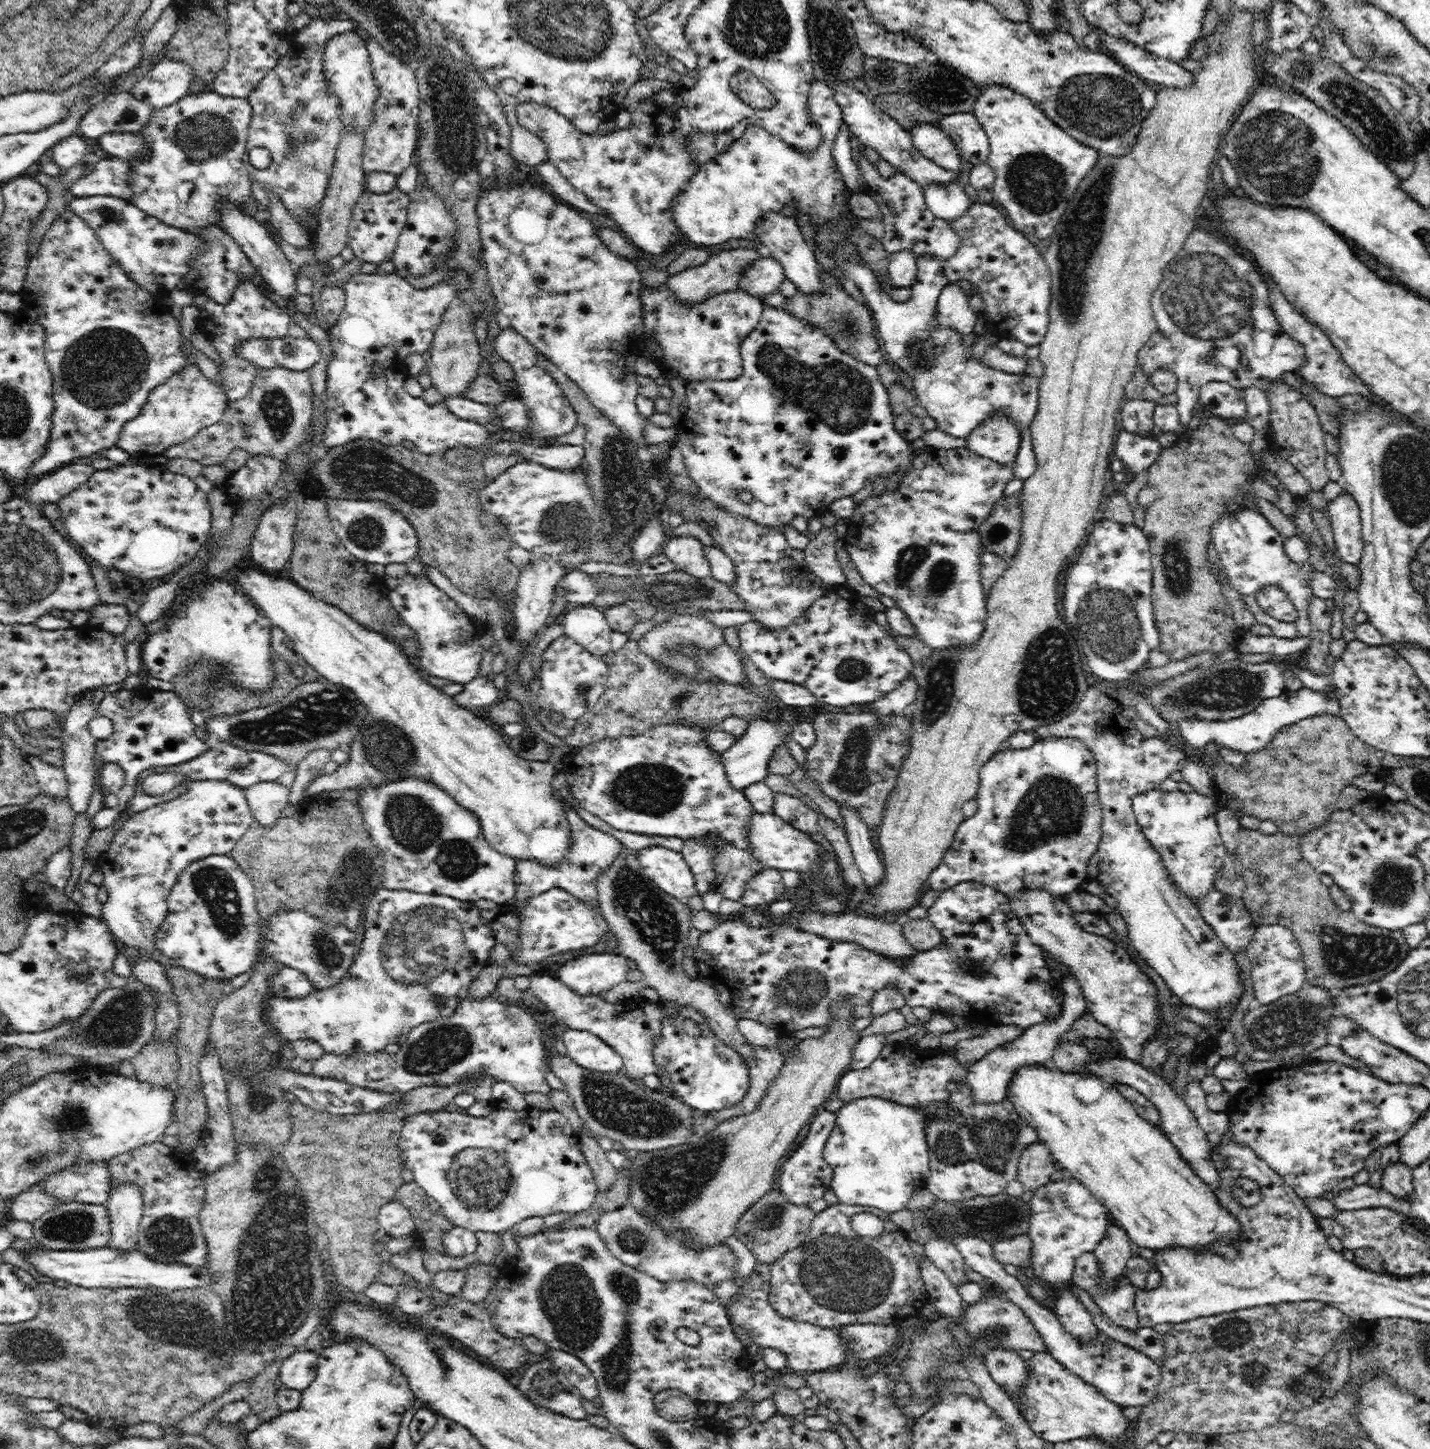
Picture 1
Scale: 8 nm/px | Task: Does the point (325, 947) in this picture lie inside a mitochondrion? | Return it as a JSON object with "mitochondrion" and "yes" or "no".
{"mitochondrion":"yes"}

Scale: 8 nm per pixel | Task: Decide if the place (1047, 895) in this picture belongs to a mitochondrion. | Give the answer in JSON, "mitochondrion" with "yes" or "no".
{"mitochondrion":"no"}

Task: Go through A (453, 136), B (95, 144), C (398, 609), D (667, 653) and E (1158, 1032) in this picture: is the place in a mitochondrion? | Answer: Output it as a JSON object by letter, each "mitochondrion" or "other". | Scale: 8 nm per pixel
{"A":"mitochondrion","B":"other","C":"other","D":"mitochondrion","E":"other"}

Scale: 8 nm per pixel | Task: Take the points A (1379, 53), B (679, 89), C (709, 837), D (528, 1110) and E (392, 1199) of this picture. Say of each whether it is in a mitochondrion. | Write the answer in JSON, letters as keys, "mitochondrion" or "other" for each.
{"A":"mitochondrion","B":"other","C":"other","D":"other","E":"other"}

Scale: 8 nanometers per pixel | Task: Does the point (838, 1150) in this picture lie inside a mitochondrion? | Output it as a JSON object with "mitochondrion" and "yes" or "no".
{"mitochondrion":"no"}

